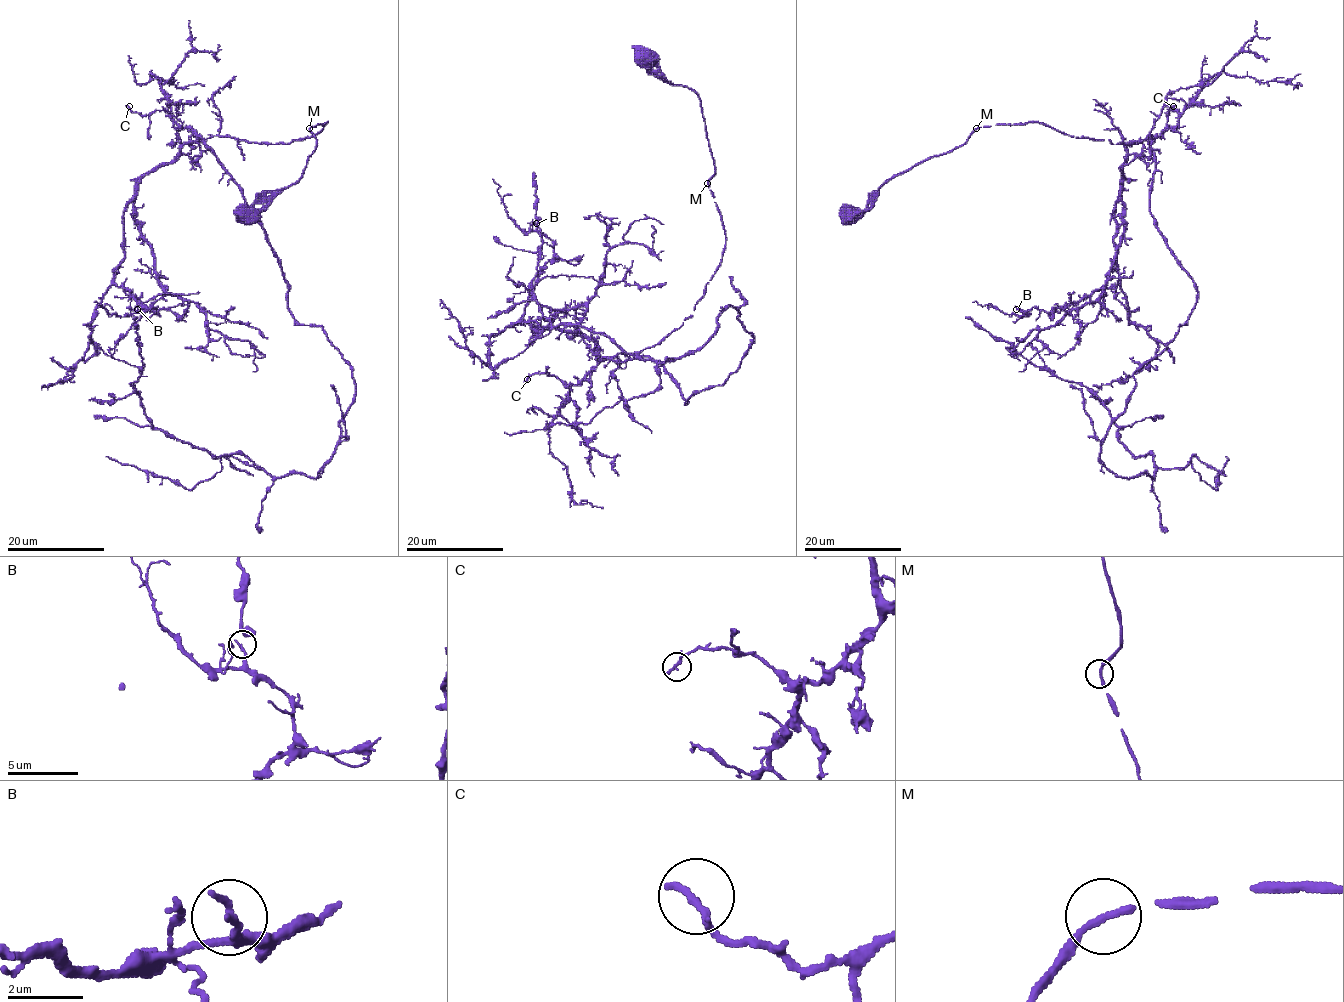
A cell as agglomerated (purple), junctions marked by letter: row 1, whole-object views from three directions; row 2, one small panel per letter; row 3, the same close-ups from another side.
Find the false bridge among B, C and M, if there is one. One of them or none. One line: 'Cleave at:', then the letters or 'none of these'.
Cleave at: none of these

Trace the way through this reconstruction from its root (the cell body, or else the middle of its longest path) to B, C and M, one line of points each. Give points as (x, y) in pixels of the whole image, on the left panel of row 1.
B: (244, 213), (301, 177), (327, 122), (286, 144), (188, 142), (151, 170), (114, 278), (156, 312), (137, 309)
C: (244, 213), (301, 177), (316, 148), (310, 127), (327, 122), (286, 144), (202, 139), (163, 110), (129, 106)
M: (244, 213), (261, 211), (301, 177), (316, 148), (316, 137), (309, 128)

